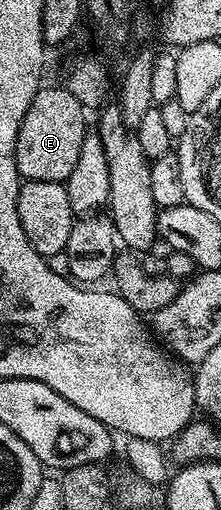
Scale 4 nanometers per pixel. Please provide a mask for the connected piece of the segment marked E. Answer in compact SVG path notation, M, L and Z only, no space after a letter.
M63 87L40 88L34 95L34 103L30 103L30 111L22 119L22 127L18 127L16 140L16 166L24 181L45 181L61 183L68 180L70 171L78 163L78 154L82 151L82 139L90 131L90 125L84 122L86 110L70 91Z

